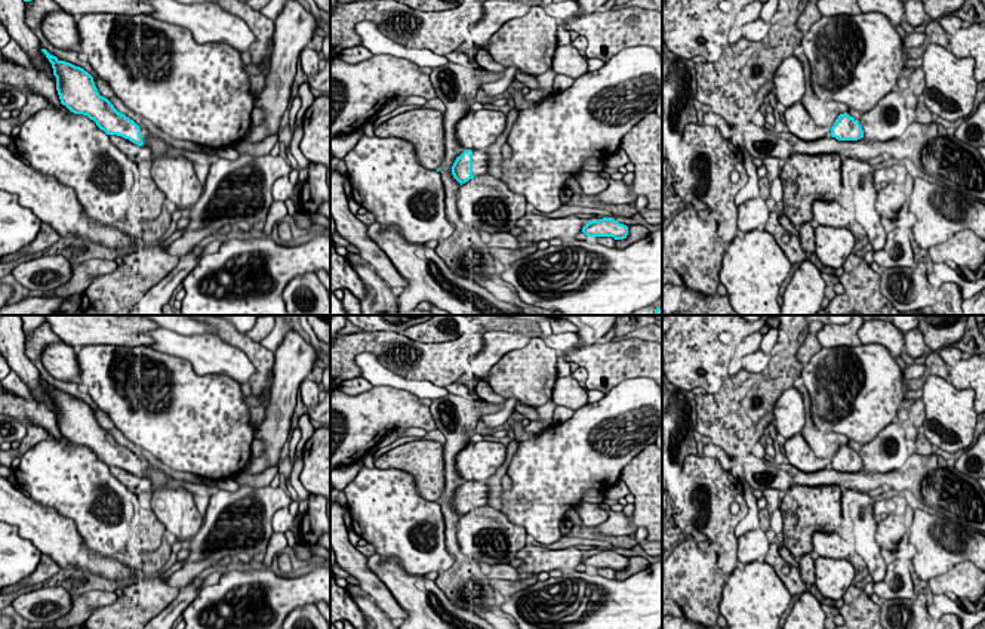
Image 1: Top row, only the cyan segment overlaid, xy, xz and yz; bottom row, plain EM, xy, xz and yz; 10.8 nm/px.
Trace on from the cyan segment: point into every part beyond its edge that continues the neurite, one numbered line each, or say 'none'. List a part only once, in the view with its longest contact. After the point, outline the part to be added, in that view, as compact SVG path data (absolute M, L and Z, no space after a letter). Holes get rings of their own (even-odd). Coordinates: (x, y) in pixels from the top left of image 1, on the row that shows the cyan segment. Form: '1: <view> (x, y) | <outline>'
1: xz (480, 162) | M475 149L473 155L473 175L474 176L486 175L487 167L489 167L489 157L486 151Z

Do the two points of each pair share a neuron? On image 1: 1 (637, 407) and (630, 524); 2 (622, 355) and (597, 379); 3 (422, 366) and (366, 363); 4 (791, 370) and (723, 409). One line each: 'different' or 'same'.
1: different
2: same
3: different
4: same

